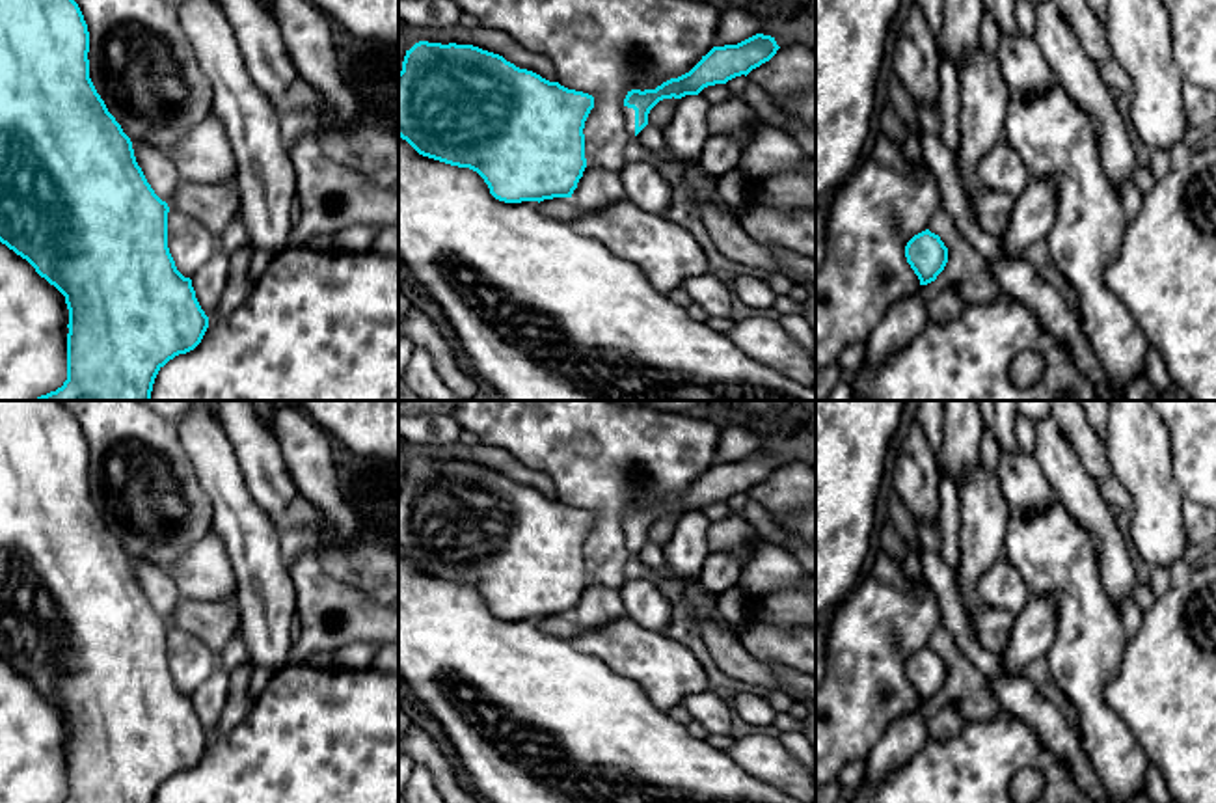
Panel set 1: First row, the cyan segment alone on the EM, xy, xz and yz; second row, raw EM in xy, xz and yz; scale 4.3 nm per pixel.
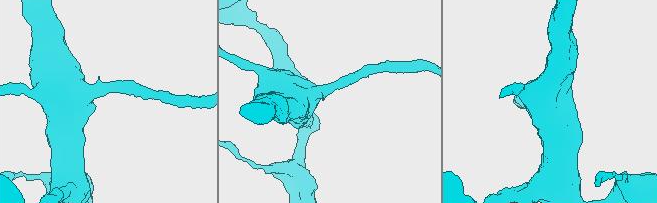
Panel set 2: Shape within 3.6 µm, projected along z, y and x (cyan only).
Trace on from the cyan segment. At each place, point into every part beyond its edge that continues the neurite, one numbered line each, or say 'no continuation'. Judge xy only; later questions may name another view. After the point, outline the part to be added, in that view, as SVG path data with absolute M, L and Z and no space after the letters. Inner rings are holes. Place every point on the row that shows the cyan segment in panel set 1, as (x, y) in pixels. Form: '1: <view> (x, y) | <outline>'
no continuation

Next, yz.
no continuation

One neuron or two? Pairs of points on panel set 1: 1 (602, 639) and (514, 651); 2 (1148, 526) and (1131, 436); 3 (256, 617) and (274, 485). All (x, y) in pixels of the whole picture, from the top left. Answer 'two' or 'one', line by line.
1: two
2: one
3: two

